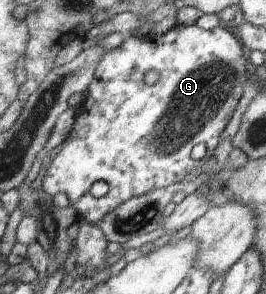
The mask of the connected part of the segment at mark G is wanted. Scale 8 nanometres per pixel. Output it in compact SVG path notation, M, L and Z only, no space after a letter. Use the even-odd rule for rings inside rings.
M176 24L165 34L152 35L146 39L129 34L119 48L106 51L97 65L94 81L88 86L88 102L82 102L76 108L74 125L62 144L62 150L51 160L42 190L52 196L57 192L66 194L80 219L94 225L129 199L153 189L180 185L189 172L207 169L213 161L215 148L221 142L221 133L233 116L248 80L247 53L242 44L223 27L205 31L195 25ZM149 70L160 73L158 82L153 86L144 83ZM204 143L207 152L203 160L192 160L194 146ZM101 180L108 183L110 191L102 198L94 198L91 187Z

